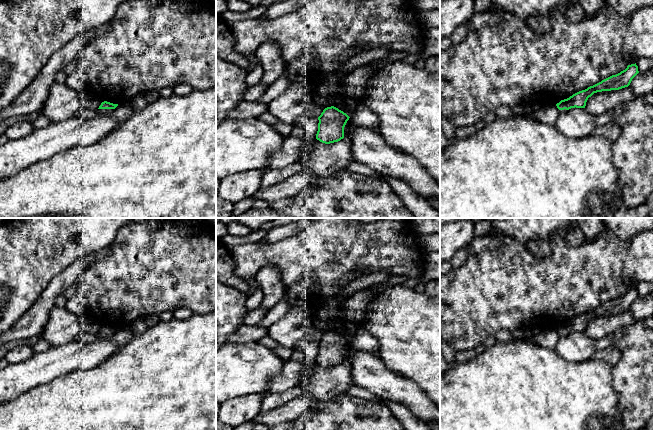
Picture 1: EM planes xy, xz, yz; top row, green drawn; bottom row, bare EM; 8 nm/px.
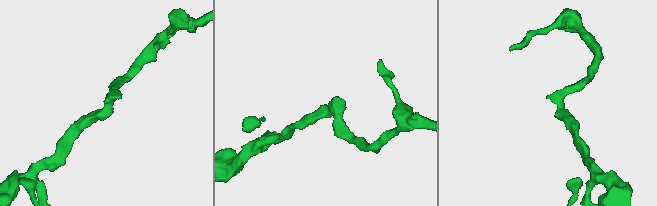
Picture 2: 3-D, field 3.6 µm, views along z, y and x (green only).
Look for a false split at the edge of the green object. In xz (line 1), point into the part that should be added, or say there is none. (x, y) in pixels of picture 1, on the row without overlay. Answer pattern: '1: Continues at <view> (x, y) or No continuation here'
1: No continuation here

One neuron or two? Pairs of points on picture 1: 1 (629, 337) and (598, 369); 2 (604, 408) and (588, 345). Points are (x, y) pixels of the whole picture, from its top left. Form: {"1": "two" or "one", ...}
{"1": "two", "2": "two"}

